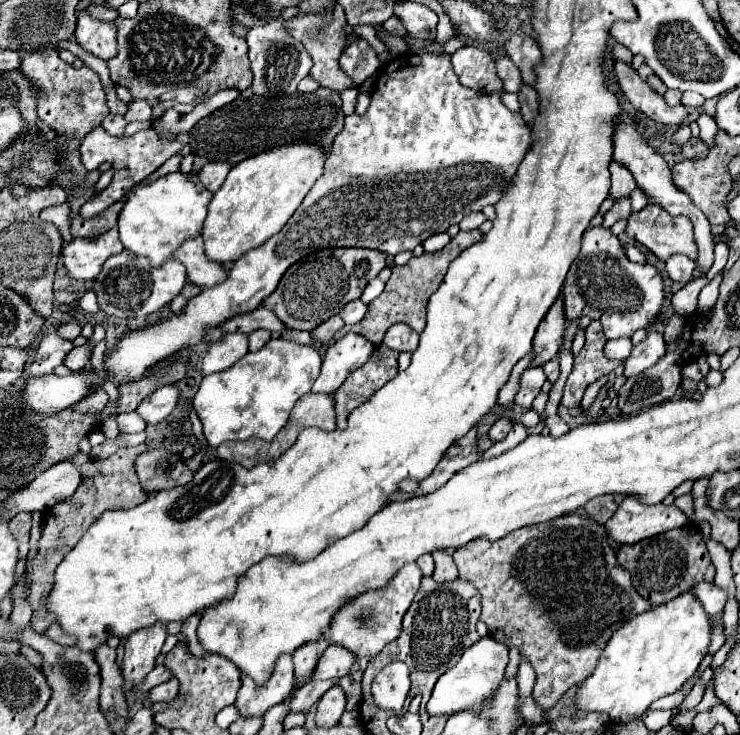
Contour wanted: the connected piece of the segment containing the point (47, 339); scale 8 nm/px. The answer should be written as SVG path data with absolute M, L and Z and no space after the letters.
M54 330L46 332L36 348L36 358L32 366L27 371L23 371L21 378L30 376L40 376L40 374L50 374L54 372L56 366L60 366L66 358L66 354L72 350L72 342L60 338Z

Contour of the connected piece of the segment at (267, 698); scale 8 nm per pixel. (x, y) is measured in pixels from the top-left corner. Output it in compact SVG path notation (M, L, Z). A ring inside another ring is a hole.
M284 656L276 662L276 670L272 672L272 678L262 688L256 688L252 678L242 674L242 688L238 692L234 706L238 708L242 718L262 716L272 706L286 702L292 690L294 690L292 656Z

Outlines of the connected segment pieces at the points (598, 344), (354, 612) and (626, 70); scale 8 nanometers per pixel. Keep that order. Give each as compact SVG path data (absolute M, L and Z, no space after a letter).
M592 320L585 331L584 348L580 350L578 358L574 360L574 370L570 372L564 388L562 404L572 408L578 406L582 400L584 390L602 378L602 346L606 342L602 326L598 320Z
M416 562L406 564L400 570L400 574L396 574L396 580L392 580L384 590L362 594L360 598L342 606L342 610L338 610L332 620L328 638L332 642L352 650L358 658L360 656L376 656L388 642L392 642L400 636L402 616L410 608L410 602L418 592L420 580L422 580L422 572L416 566Z
M614 62L614 72L618 86L622 88L622 94L630 100L630 104L644 112L648 118L660 124L682 124L688 116L686 108L682 104L678 106L668 106L660 94L656 94L646 82L640 80L636 70L632 70L630 64L626 62Z

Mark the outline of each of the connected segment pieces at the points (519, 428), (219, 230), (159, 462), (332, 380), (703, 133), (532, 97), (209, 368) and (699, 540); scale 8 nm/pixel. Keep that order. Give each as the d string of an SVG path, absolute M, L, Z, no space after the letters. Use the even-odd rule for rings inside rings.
M512 422L512 430L508 432L508 436L506 436L504 440L500 440L500 442L494 442L494 446L492 446L490 450L486 450L484 458L500 456L502 452L506 452L506 450L510 450L510 448L518 446L520 442L524 442L524 440L526 440L526 436L528 436L528 430L526 430L520 422Z
M294 142L232 166L208 206L202 230L208 258L216 262L238 260L242 254L262 246L268 238L280 232L294 210L302 204L316 178L322 176L326 158L328 152L320 144Z
M148 448L136 458L136 472L144 492L160 492L192 482L194 472L166 448Z
M350 332L342 336L326 350L320 376L314 382L312 390L322 394L334 394L348 378L348 374L360 368L370 358L372 350L374 350L374 344L360 334Z
M700 114L698 116L698 126L700 126L700 138L710 146L712 144L712 140L714 140L714 134L716 134L716 120L712 118L712 116L708 116L708 114Z
M524 84L524 86L520 88L518 98L520 98L520 104L522 104L520 112L522 112L524 120L526 120L526 124L532 124L532 122L536 120L536 116L540 114L540 100L538 100L538 92Z
M242 332L224 334L220 340L216 340L208 354L202 360L202 372L214 374L228 370L234 362L238 362L242 356L248 354L248 336Z
M696 524L640 540L636 544L624 544L618 550L618 562L632 574L632 586L636 588L636 592L654 606L664 604L682 592L692 590L692 586L696 586L702 580L714 582L716 574L702 532Z

